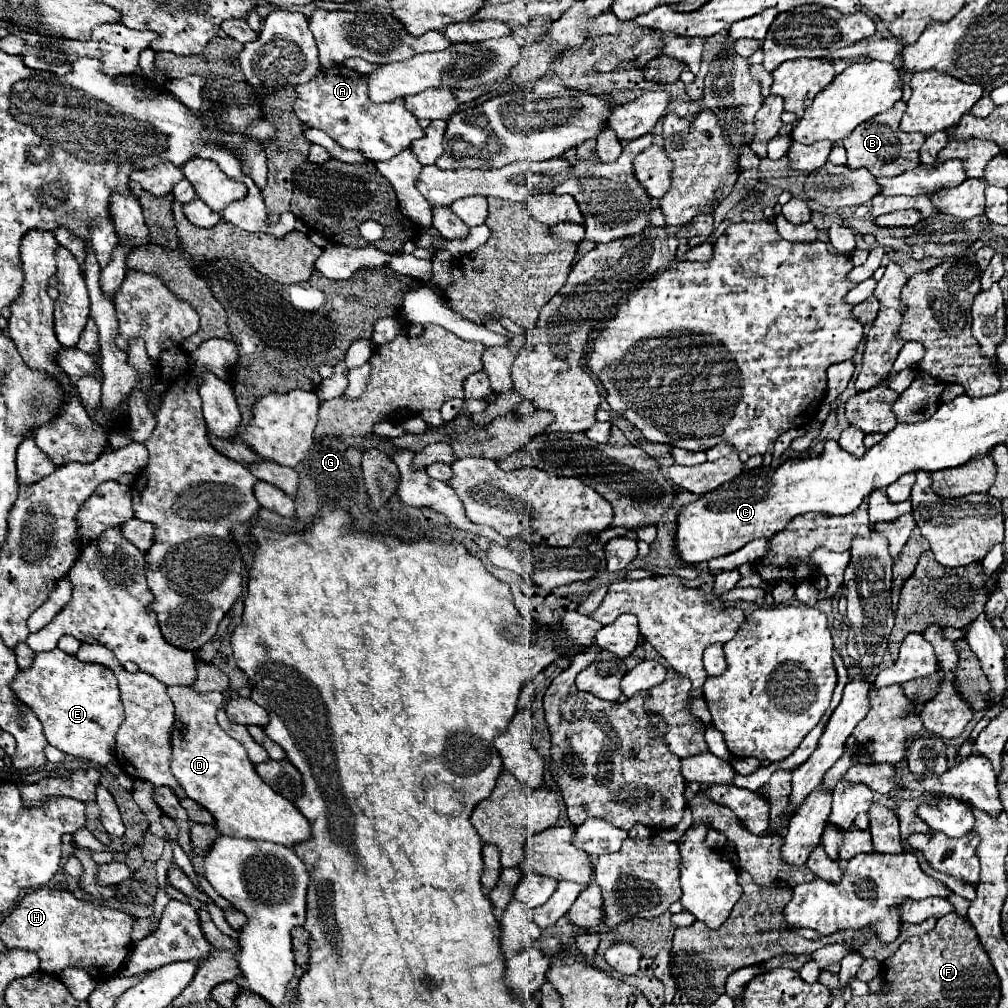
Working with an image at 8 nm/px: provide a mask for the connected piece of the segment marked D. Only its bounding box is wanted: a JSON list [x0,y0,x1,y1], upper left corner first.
[169,687,311,847]

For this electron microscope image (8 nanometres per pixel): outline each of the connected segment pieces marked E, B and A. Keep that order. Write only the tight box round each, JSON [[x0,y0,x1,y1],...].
[[11,649,123,767],[843,101,925,177],[293,65,425,161]]

